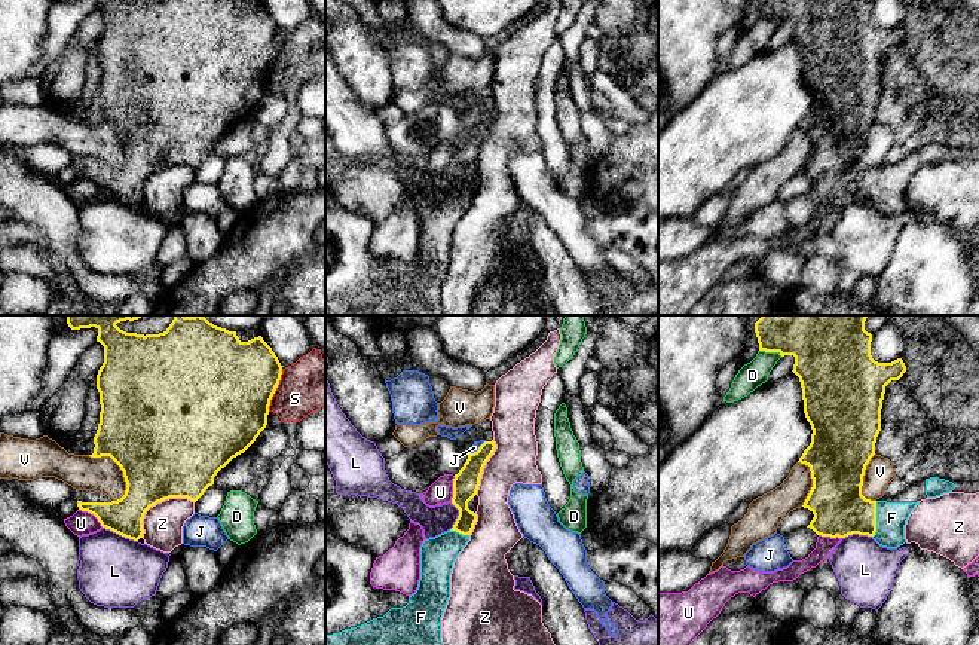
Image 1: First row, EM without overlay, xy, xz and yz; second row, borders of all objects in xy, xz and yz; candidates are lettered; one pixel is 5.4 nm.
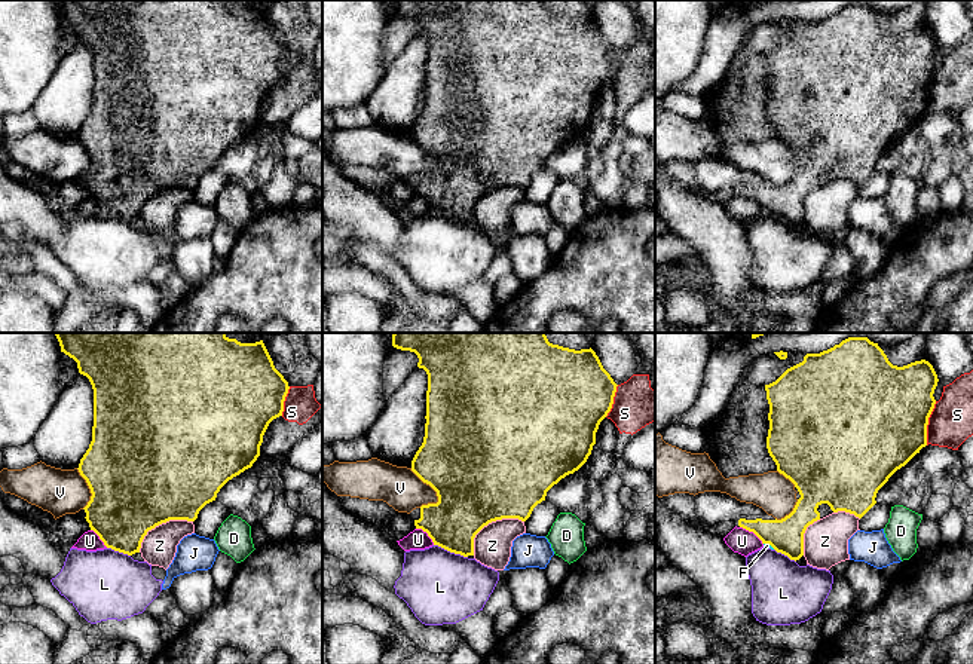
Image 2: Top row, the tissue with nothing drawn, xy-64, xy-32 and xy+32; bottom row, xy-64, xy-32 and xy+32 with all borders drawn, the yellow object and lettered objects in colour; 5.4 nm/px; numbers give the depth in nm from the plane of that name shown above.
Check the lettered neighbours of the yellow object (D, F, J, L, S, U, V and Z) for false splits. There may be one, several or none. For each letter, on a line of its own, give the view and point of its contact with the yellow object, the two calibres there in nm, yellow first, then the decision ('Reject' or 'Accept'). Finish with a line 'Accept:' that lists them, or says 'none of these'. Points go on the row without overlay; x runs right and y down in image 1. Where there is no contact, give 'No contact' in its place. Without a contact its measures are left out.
D: Touches yellow at yz (771, 18). Thickness 260 nm (yellow) against 140 nm. Reject
F: Touches yellow at yz (875, 186). Thickness 280 nm (yellow) against 160 nm. Accept
J: Touches yellow at xz (479, 116). Thickness 140 nm (yellow) against 50 nm. Reject
L: Touches yellow at xy (121, 201). Thickness 190 nm (yellow) against 380 nm. Reject
S: Touches yellow at xy (275, 57). Thickness 480 nm (yellow) against 280 nm. Reject
U: Touches yellow at xy (92, 180). Thickness 190 nm (yellow) against 130 nm. Reject
V: Touches yellow at xy (121, 135). Thickness 500 nm (yellow) against 190 nm. Reject
Z: Touches yellow at xy (156, 170). Thickness 440 nm (yellow) against 220 nm. Reject
Accept: F

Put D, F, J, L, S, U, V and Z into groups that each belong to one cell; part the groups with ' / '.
D / F / J / L / S / U / V / Z

